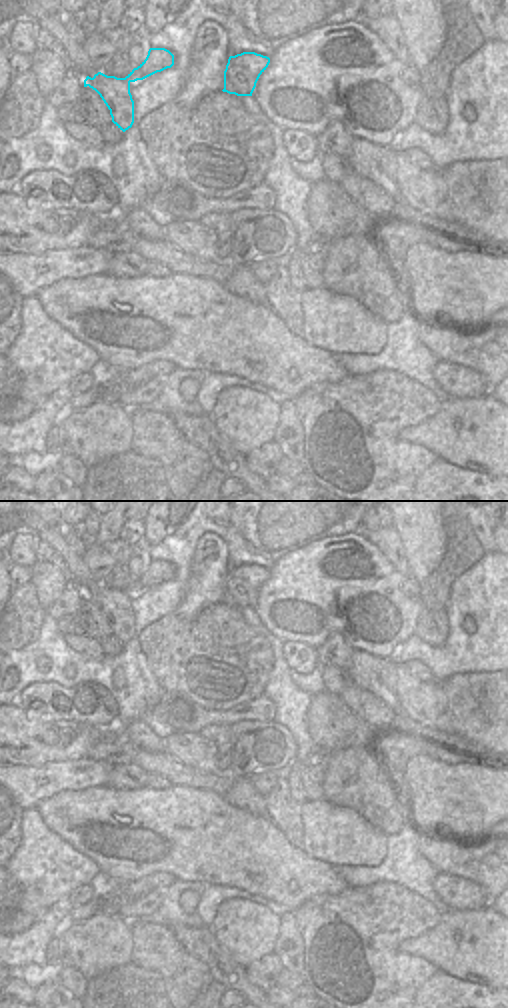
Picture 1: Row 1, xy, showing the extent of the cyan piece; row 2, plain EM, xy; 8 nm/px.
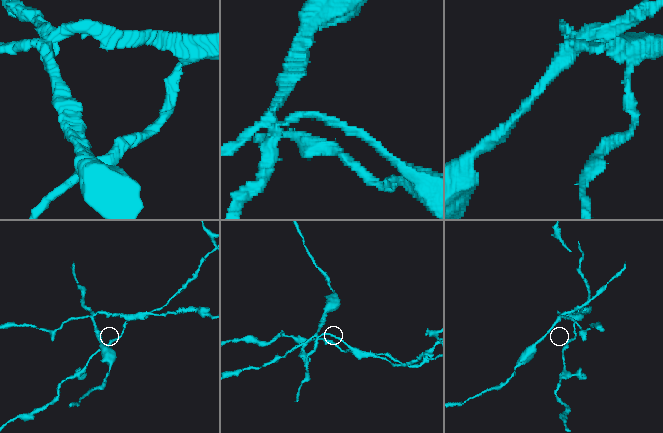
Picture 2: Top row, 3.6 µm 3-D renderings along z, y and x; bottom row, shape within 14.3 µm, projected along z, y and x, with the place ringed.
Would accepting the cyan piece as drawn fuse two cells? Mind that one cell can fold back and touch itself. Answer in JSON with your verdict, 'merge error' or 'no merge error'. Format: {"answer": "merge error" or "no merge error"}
{"answer": "merge error"}

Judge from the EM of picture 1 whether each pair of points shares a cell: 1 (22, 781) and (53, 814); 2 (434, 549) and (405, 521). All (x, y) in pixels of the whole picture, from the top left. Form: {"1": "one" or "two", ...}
{"1": "two", "2": "one"}

